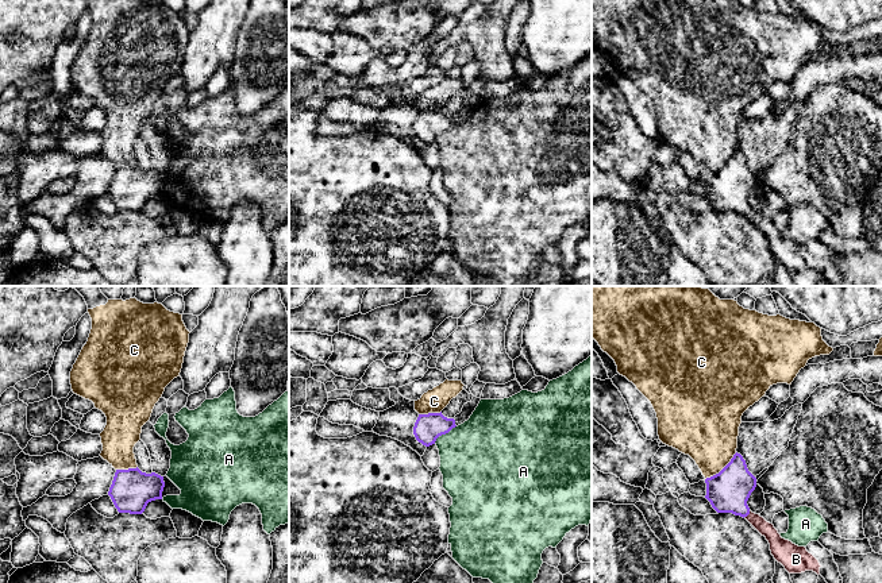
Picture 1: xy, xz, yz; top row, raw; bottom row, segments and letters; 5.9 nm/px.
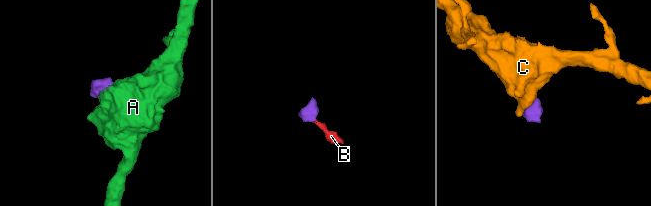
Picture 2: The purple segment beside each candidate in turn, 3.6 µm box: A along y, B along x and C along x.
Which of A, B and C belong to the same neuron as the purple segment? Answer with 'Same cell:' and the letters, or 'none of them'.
Same cell: B

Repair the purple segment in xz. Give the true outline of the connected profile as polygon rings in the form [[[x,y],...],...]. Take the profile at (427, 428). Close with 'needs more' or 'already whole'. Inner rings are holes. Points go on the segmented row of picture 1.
[[[442,412],[419,414],[413,426],[413,435],[419,443],[430,447],[435,444],[439,436],[448,433],[455,426],[455,420],[444,417]]] | already whole

